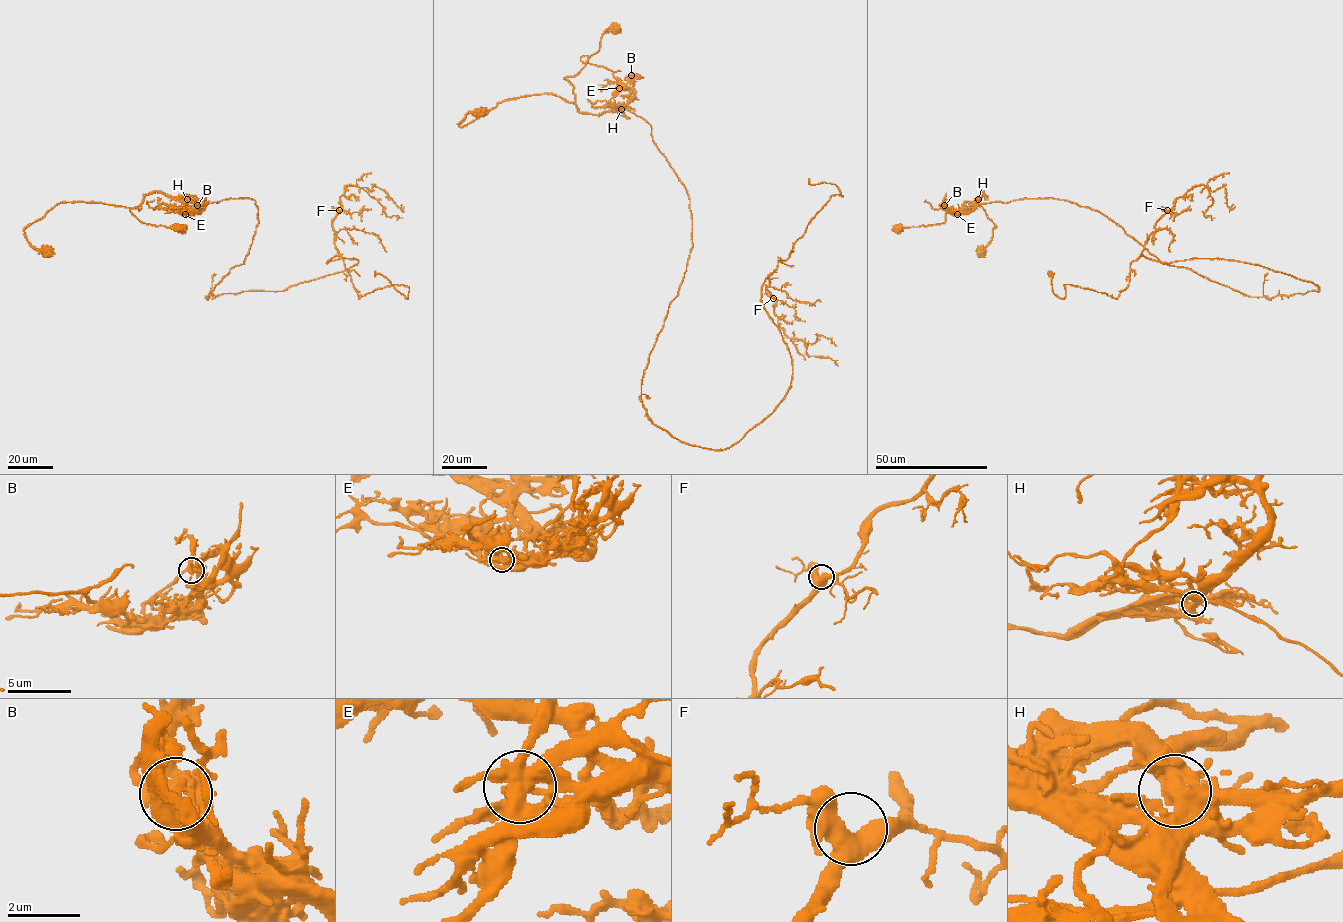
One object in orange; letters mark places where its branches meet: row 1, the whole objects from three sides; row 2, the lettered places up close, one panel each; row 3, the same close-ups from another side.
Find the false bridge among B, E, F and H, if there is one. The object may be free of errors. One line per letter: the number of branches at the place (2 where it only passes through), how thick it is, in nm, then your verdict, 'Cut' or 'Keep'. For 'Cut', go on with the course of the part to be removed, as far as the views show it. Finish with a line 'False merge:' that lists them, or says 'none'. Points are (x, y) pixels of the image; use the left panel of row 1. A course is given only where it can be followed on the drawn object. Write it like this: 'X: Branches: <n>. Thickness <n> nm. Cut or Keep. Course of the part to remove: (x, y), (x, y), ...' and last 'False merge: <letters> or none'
B: Branches: 5. Thickness 420 nm. Keep
E: Branches: 5. Thickness 440 nm. Cut. Course of the part to remove: (185, 214), (258, 207), (207, 298), (358, 262), (340, 255), (359, 298), (408, 297), (374, 273)
F: Branches: 4. Thickness 500 nm. Keep
H: Branches: 5. Thickness 500 nm. Keep
False merge: E

